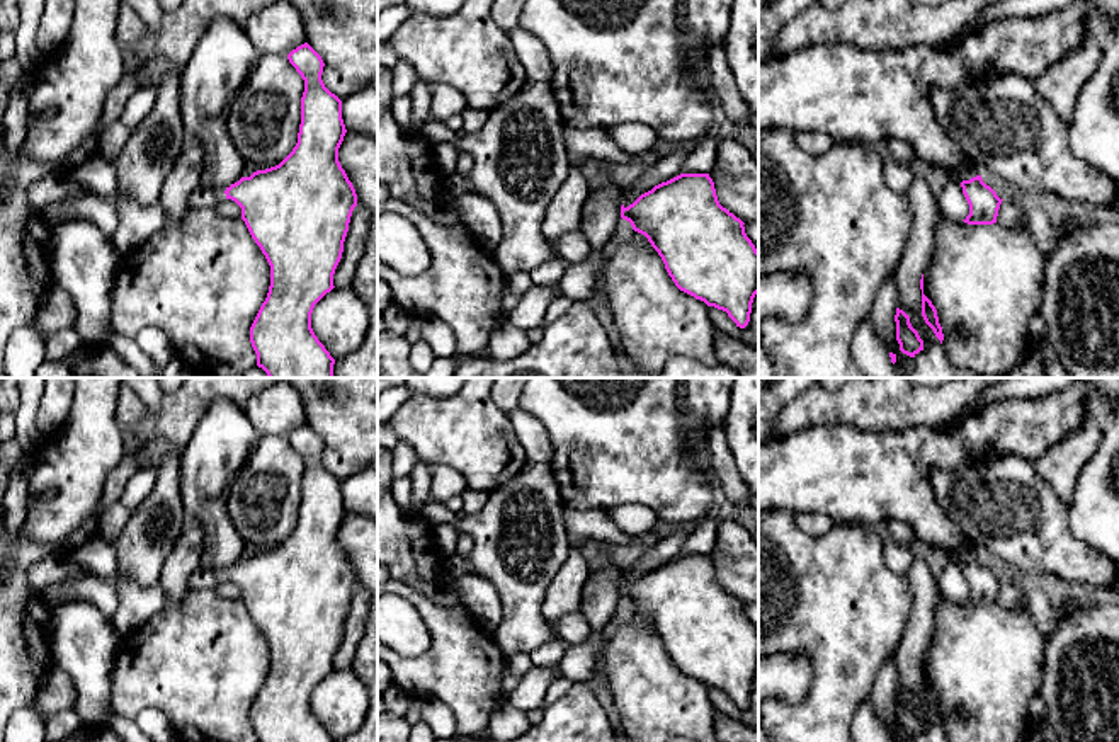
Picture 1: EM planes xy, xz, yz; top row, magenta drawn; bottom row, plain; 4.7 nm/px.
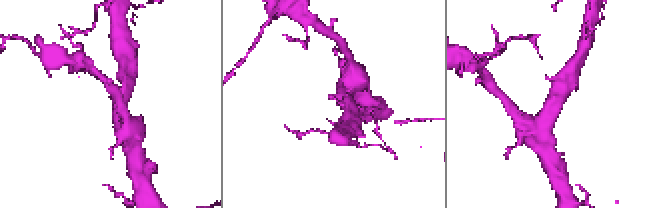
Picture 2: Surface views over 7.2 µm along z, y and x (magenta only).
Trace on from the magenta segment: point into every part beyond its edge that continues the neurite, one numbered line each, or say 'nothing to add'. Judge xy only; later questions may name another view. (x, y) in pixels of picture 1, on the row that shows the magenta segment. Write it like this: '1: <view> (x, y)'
1: xy (203, 196)

